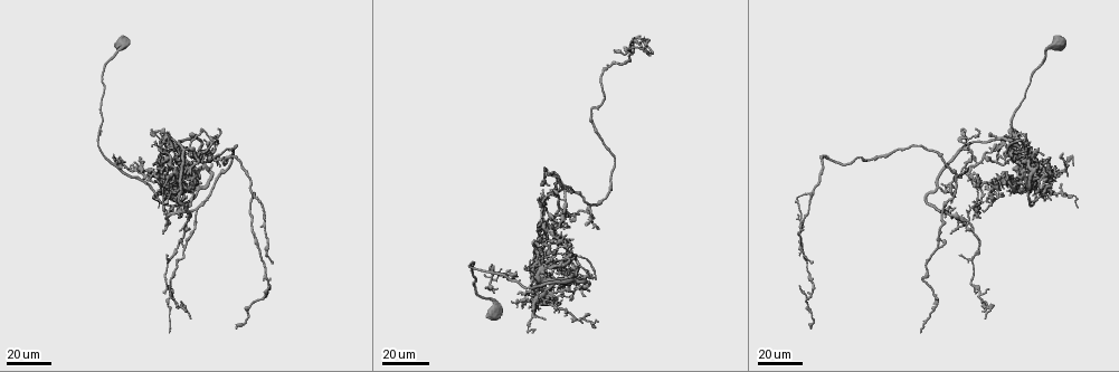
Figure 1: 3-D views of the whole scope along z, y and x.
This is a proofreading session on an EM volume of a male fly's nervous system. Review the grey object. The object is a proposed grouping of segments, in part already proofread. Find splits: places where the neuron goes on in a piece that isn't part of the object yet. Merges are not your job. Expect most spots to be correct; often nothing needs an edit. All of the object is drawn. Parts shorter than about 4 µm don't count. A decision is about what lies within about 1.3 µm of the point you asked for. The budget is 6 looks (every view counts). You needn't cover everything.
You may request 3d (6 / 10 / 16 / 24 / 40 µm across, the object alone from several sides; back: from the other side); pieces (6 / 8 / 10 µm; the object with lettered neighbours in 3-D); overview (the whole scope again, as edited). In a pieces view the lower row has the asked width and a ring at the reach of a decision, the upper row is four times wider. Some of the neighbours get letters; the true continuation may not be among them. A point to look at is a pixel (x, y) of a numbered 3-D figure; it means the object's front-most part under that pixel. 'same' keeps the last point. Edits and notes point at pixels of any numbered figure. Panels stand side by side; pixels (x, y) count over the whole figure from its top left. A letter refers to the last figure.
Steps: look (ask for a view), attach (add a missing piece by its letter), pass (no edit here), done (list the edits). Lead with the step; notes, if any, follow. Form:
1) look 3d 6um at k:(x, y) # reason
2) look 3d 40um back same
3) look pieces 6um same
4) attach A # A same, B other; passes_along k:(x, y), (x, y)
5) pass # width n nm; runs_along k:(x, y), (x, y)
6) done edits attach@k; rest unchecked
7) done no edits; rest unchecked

look 3d 40um at 1:(798, 256) # an open end

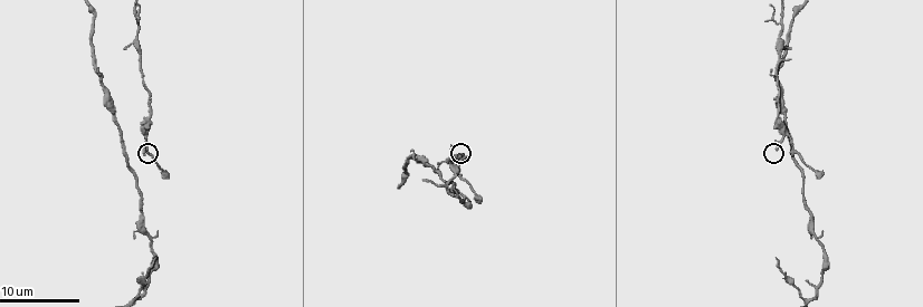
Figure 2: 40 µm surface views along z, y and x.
look pieces 10um at 2:(779, 149)

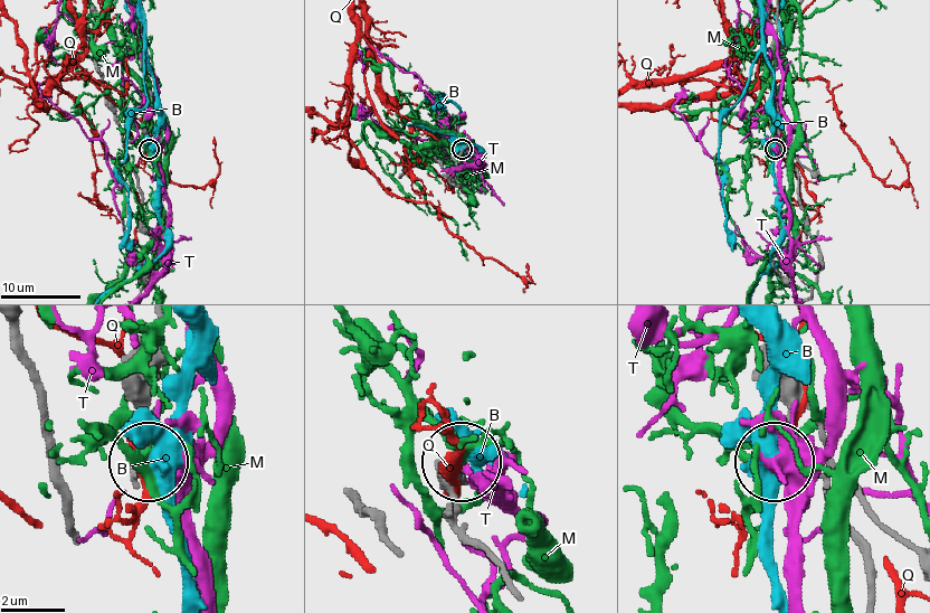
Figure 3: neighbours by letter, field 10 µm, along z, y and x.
pass # B other, M other, Q other, T other; none of them fits

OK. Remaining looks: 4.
look 3d 10um at 2:(777, 256)

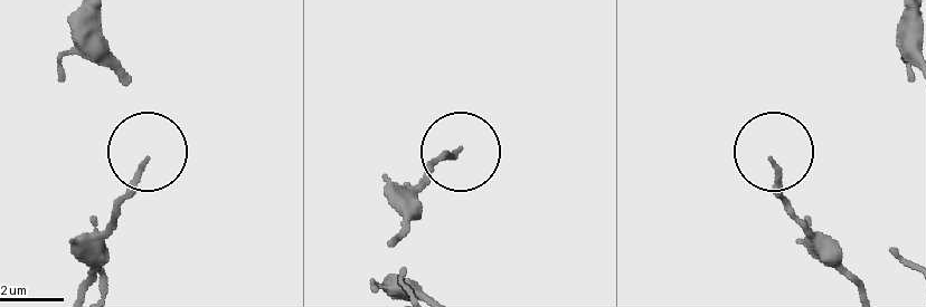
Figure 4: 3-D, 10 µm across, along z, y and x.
look pieces 6um at 4:(143, 161)

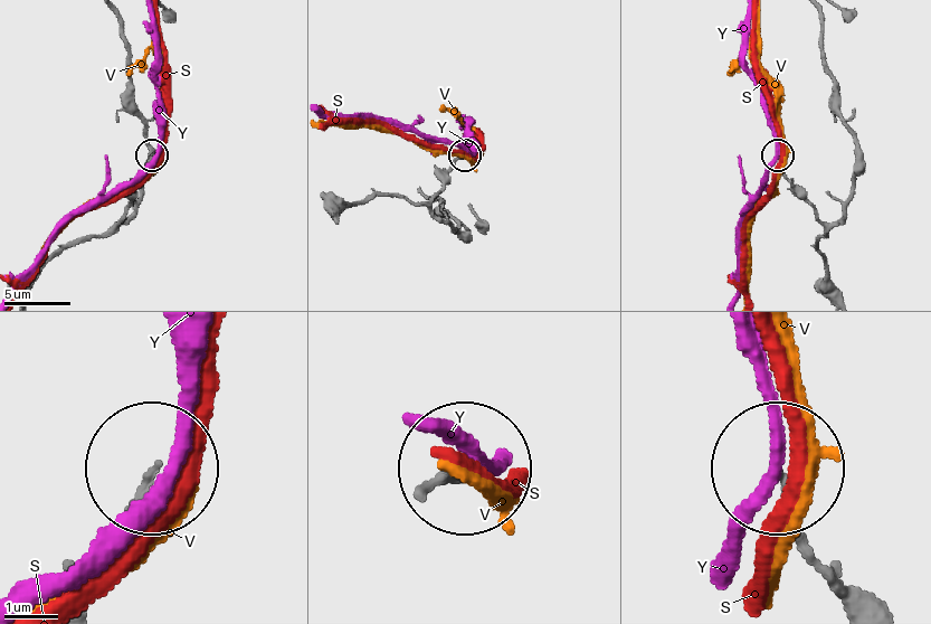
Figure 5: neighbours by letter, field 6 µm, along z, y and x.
pass # S other, V other, Y other; no lettered piece goes on from it

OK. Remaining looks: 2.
look pieces 6um at 2:(820, 232) # free end

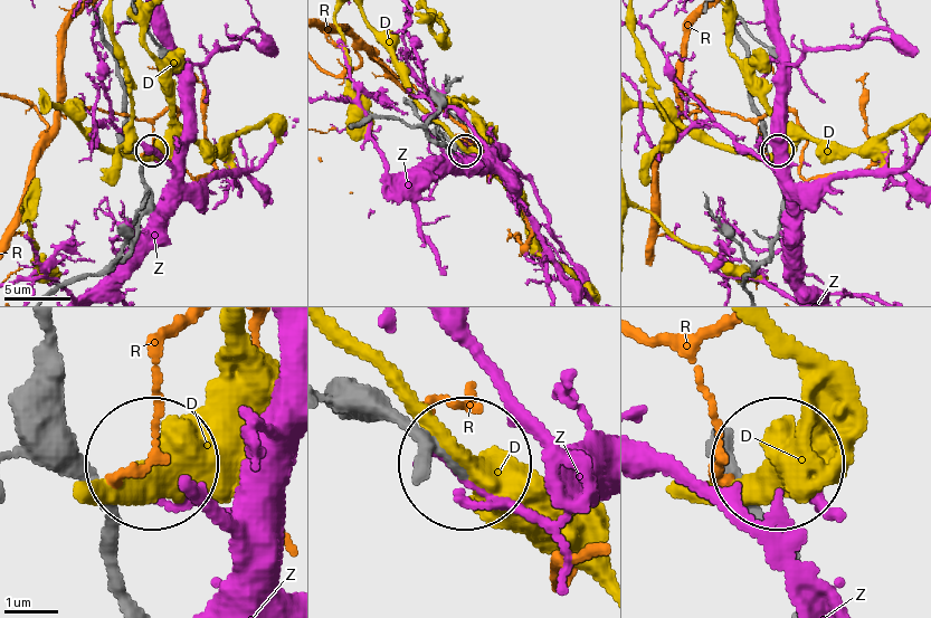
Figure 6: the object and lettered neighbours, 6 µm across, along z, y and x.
pass # D other, R other, Z other; runs_along 6:(65, 438), (119, 487), (154, 469); none of them fits

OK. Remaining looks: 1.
done no edits; rest unchecked

